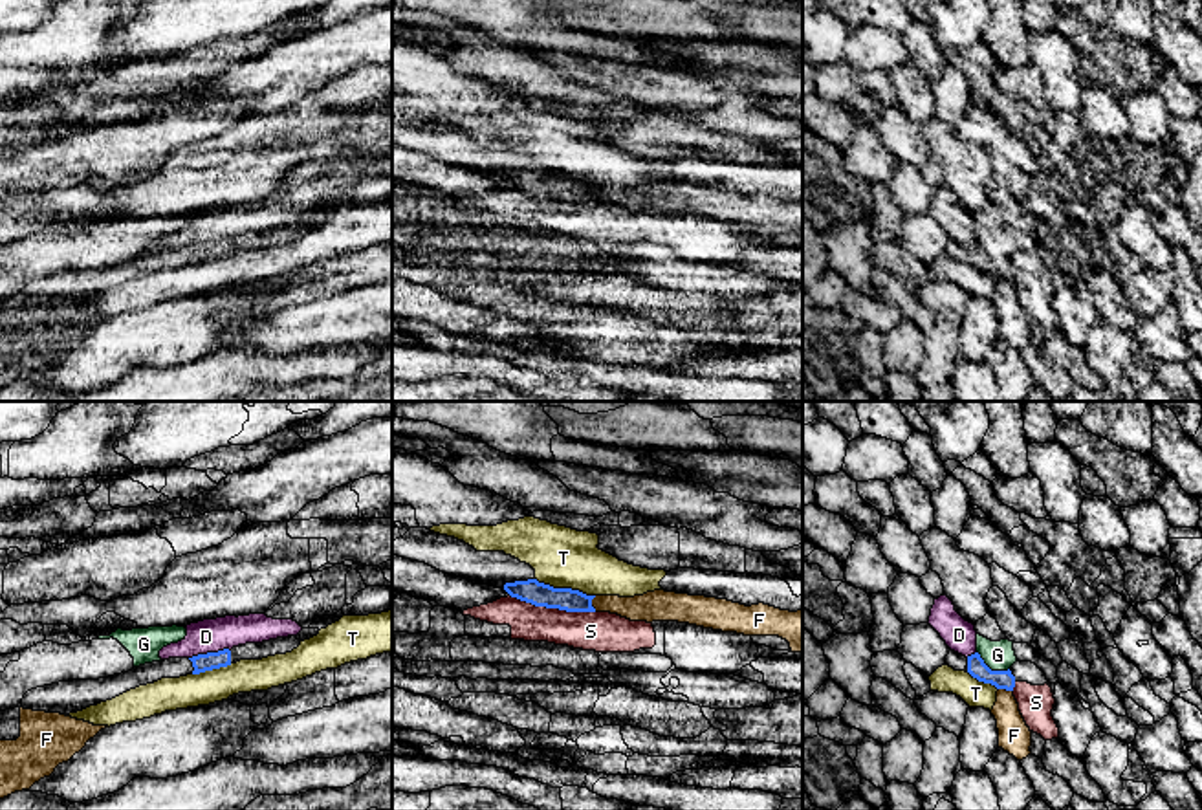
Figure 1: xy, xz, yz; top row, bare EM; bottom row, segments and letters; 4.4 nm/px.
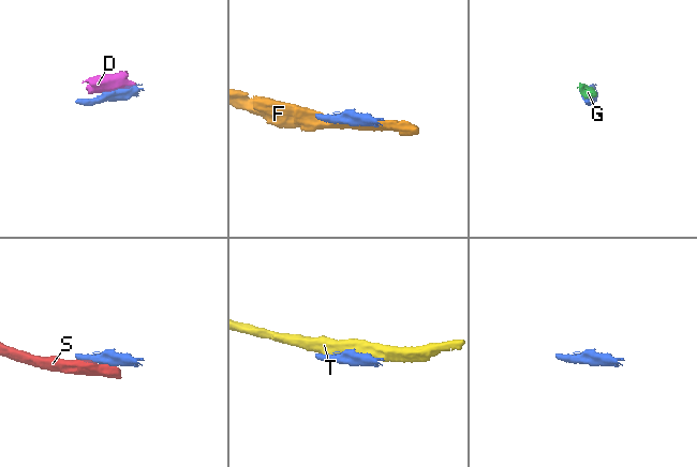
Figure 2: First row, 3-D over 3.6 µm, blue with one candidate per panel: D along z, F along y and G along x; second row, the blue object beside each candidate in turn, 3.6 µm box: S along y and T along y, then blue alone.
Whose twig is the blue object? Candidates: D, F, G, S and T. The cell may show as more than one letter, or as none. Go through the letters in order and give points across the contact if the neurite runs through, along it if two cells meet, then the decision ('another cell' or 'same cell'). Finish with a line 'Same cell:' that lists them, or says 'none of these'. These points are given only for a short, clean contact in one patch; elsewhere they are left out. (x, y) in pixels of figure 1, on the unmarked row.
D: border xy (229, 239), (193, 244), (189, 248); another cell
F: another cell
G: border yz (977, 240), (992, 259), (1008, 259); another cell
S: another cell
T: another cell
Same cell: none of these

